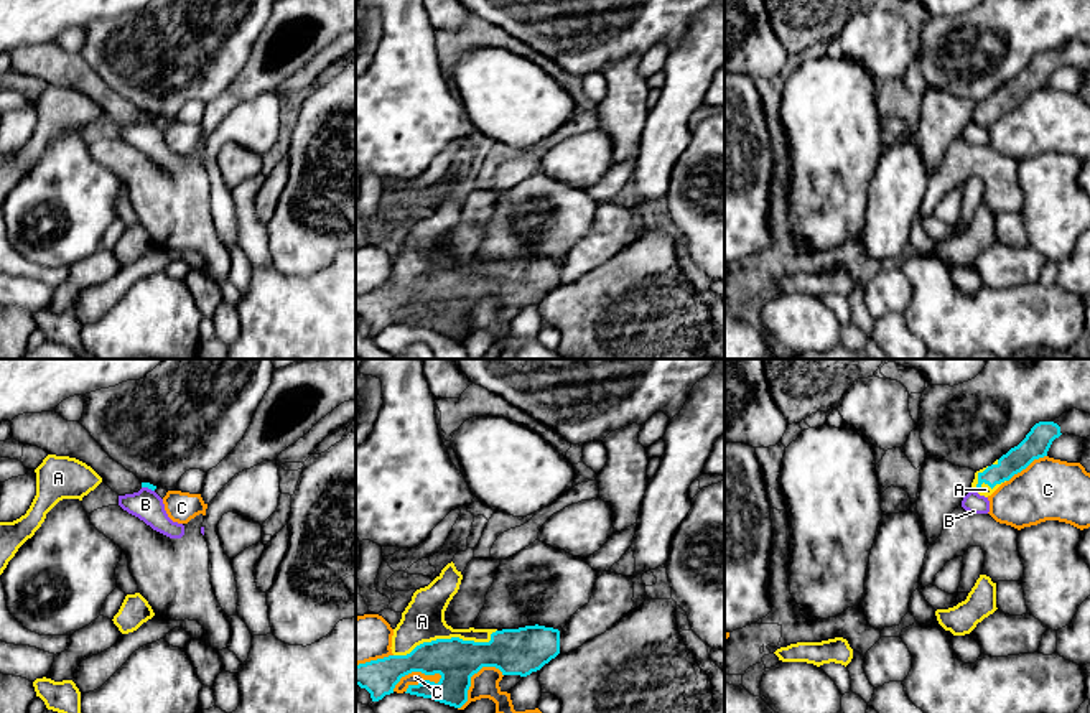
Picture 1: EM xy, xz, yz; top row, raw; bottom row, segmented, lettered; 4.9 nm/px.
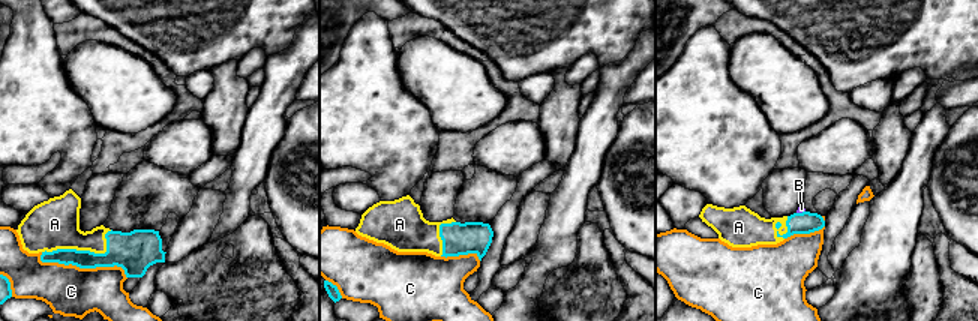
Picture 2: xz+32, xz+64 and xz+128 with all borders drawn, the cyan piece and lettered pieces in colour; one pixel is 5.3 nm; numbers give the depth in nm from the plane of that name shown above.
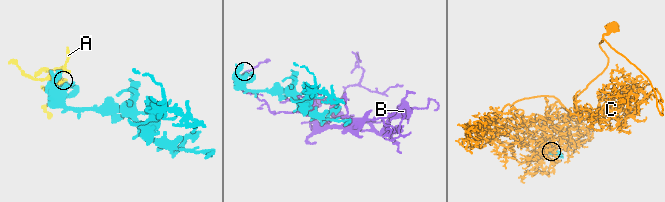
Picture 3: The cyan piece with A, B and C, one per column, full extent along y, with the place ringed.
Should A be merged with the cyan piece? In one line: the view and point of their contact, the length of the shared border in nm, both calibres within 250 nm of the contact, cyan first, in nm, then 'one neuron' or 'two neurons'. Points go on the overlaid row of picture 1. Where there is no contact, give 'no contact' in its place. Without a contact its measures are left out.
xz (447, 639) | 500 nm | 220/200 nm | one neuron

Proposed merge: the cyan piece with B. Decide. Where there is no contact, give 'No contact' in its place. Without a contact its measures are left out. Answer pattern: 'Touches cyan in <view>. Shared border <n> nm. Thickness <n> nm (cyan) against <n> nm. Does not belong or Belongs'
Touches cyan in xy. Shared border 70 nm. Thickness 30 nm (cyan) against 150 nm. Does not belong

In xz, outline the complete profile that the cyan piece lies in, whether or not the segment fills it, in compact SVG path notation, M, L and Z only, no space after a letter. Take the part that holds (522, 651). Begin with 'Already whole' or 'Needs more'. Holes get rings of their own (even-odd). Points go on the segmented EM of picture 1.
Needs more. M448 563L428 586L413 593L394 629L392 654L356 665L356 685L366 688L372 701L394 693L402 677L422 672L440 673L441 678L438 683L408 685L405 693L461 708L468 701L471 677L482 667L527 677L560 654L560 631L553 627L535 624L497 631L448 626L445 611L461 580L461 571Z

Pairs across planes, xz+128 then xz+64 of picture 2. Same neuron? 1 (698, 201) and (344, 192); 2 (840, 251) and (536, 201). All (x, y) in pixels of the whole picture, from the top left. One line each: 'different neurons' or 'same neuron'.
1: same neuron
2: same neuron

